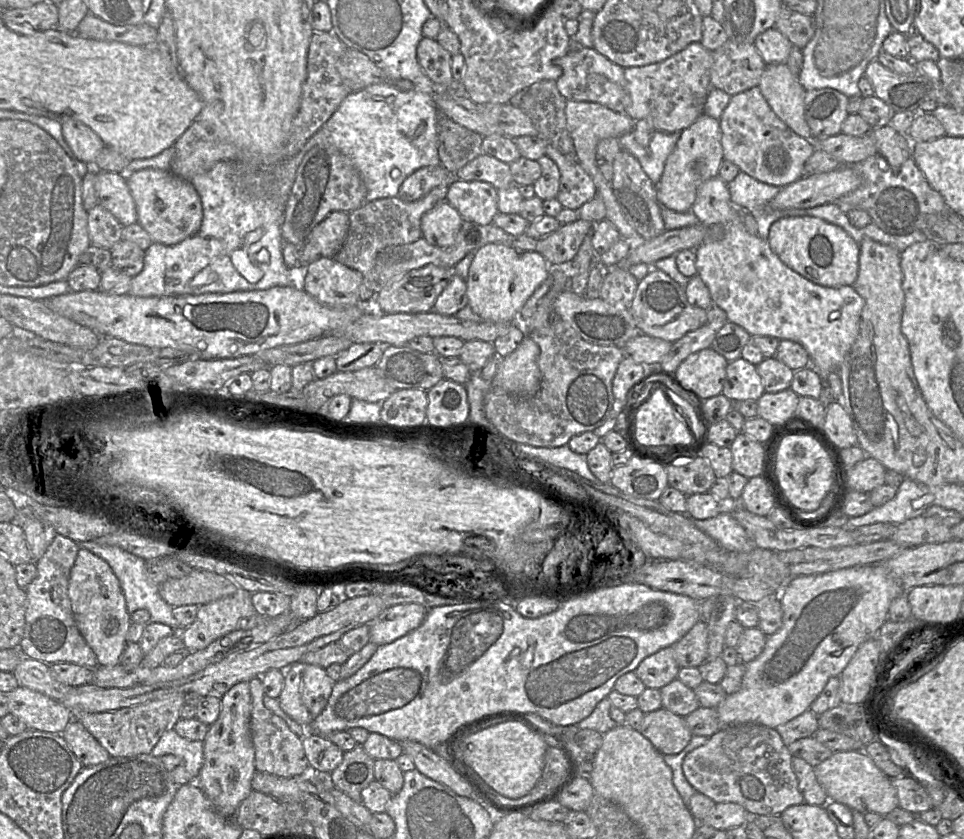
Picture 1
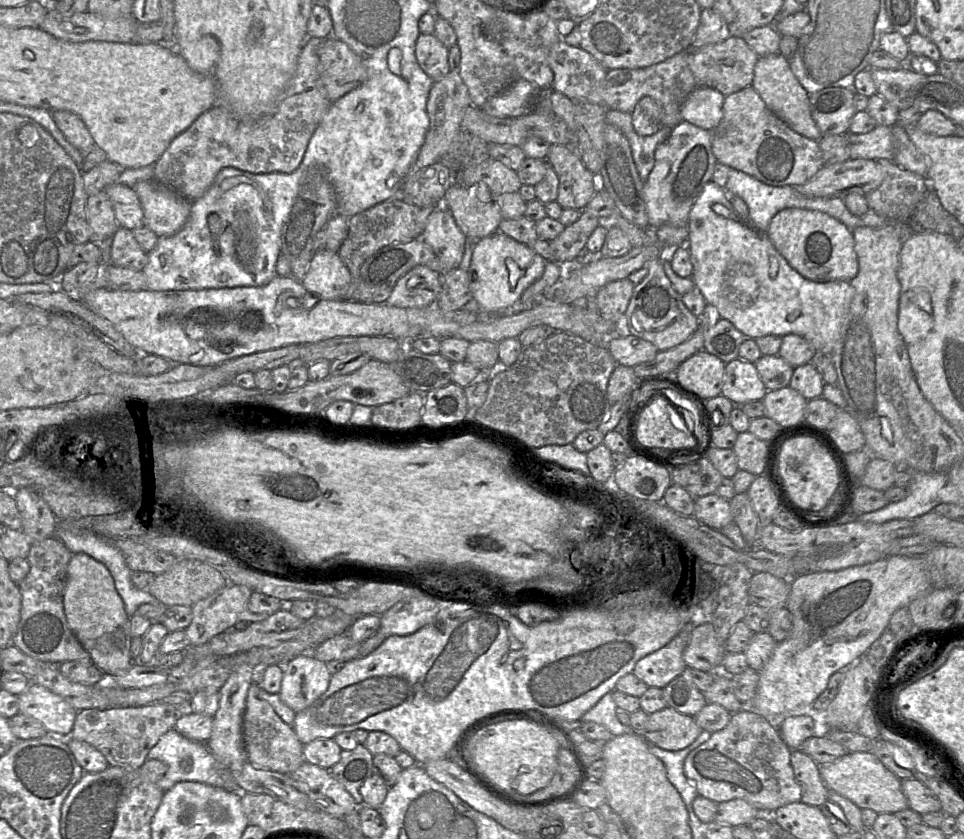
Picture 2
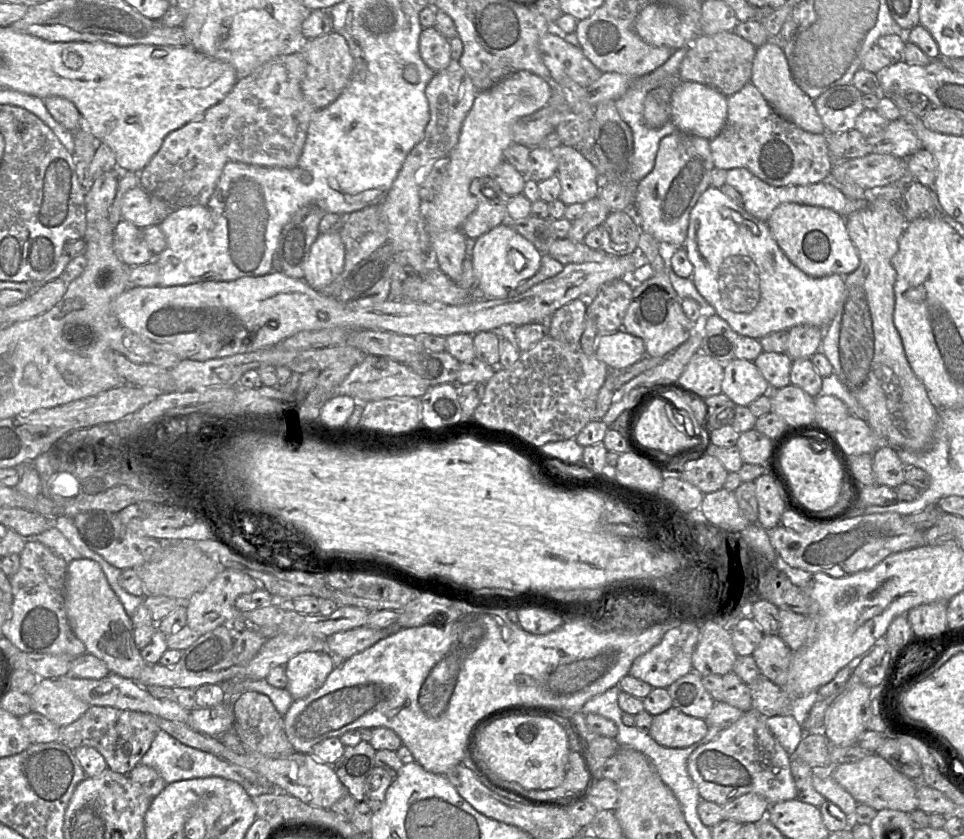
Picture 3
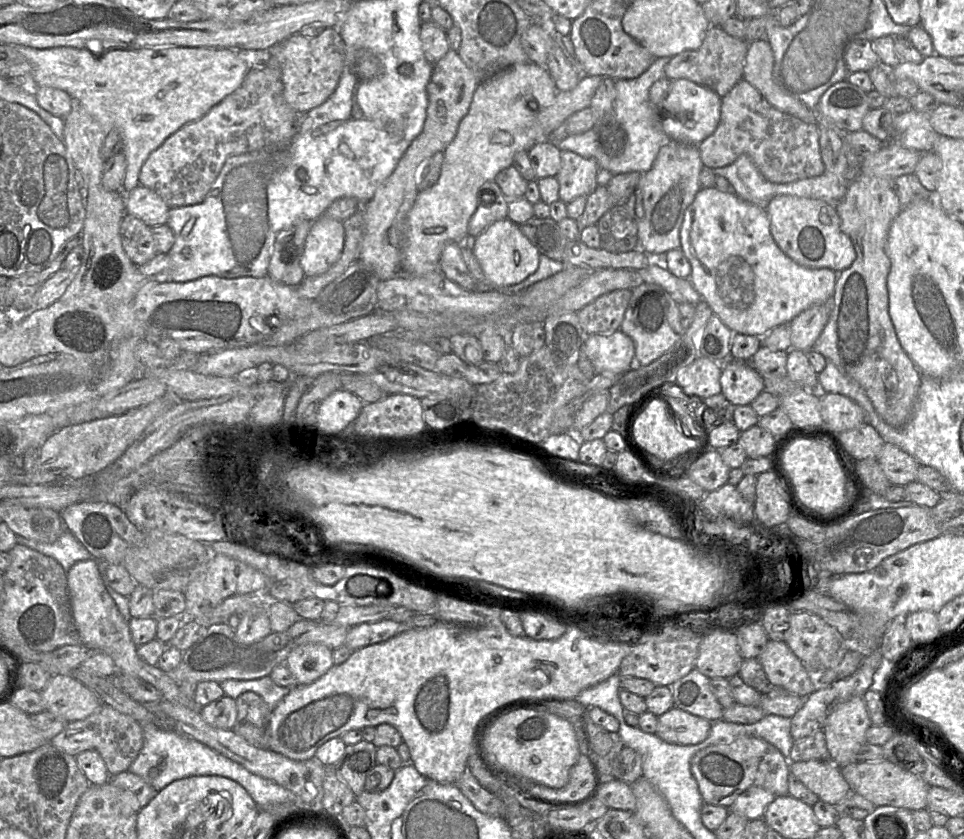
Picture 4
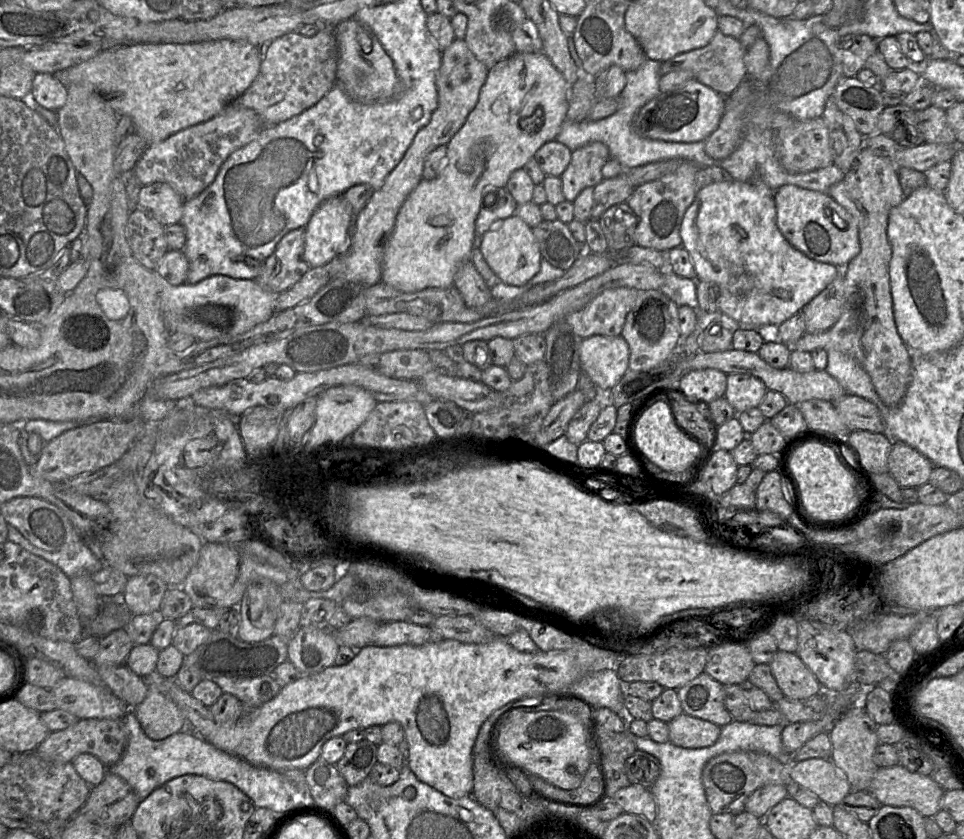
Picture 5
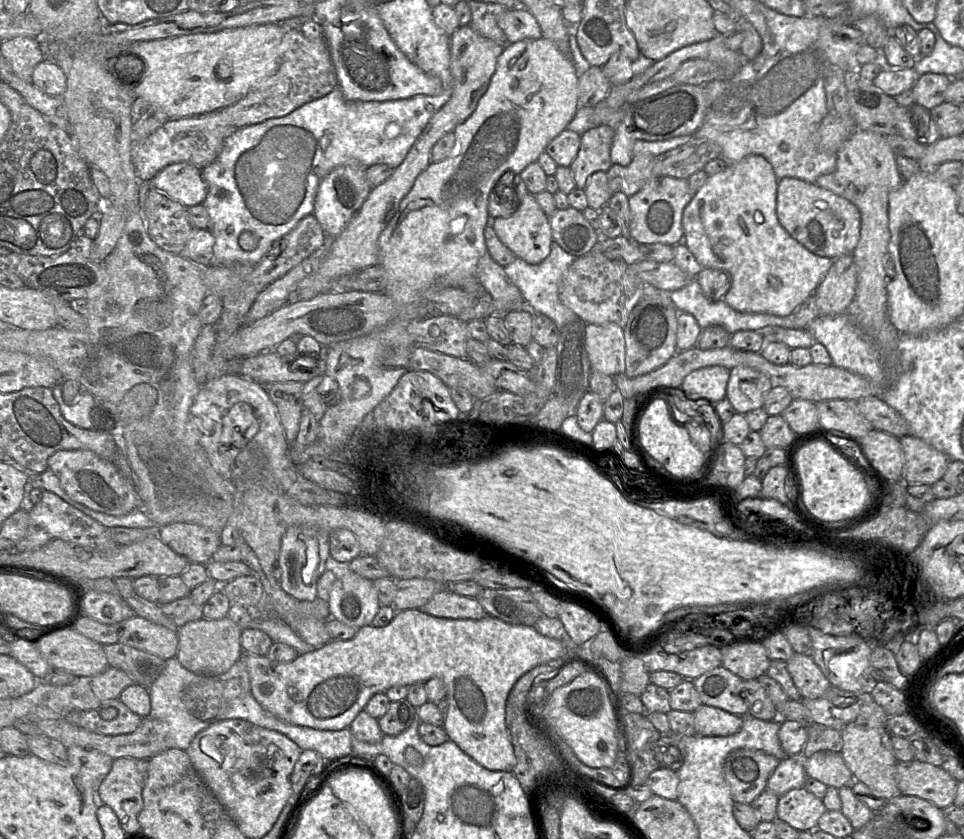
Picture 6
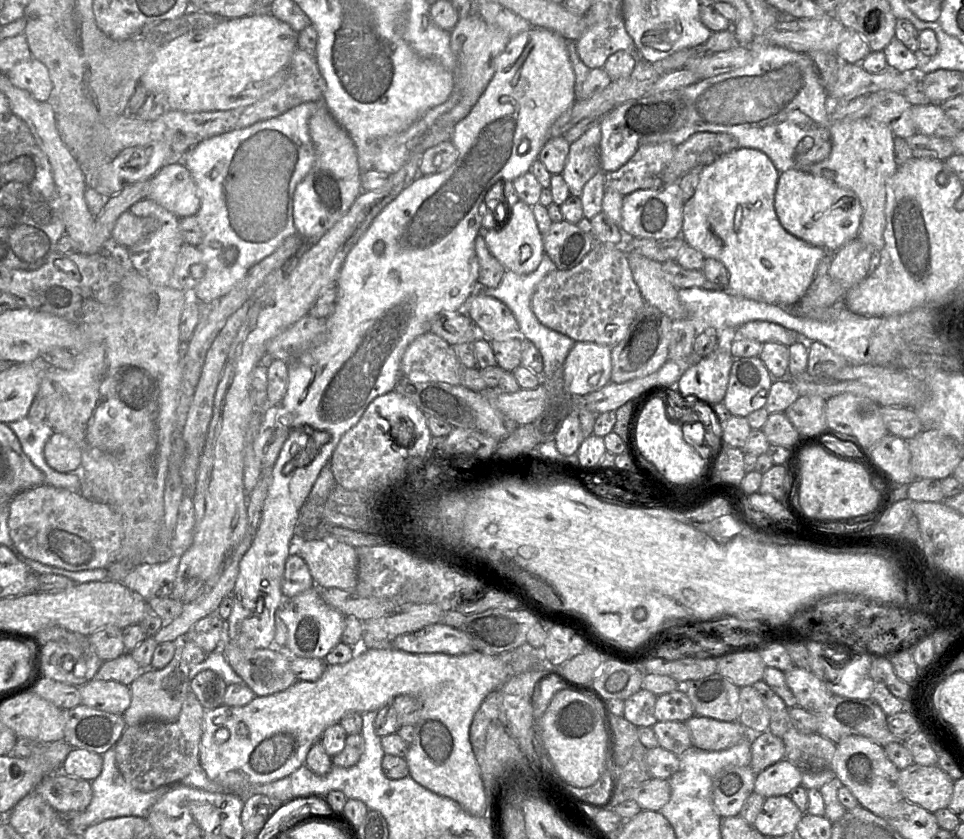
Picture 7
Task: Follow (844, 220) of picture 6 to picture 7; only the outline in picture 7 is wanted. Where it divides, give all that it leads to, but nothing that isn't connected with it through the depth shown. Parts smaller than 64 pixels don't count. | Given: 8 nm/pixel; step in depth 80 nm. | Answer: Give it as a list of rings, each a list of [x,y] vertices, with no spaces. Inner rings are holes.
[[[800,169],[779,173],[774,207],[781,226],[789,234],[830,253],[858,237],[863,216],[860,200],[852,190]]]

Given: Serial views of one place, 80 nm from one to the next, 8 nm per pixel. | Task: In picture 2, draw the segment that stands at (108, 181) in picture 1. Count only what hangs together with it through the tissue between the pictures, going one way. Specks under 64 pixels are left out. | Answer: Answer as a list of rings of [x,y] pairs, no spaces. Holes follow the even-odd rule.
[[[114,182],[105,187],[120,227],[134,230],[144,226],[144,213],[136,192],[129,186]]]

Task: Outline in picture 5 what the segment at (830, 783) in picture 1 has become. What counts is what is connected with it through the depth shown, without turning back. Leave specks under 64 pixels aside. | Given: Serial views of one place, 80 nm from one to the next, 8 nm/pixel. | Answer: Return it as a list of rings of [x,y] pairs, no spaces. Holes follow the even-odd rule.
[[[901,765],[878,768],[867,791],[881,805],[910,807],[917,810],[924,817],[934,817],[941,809],[941,798],[944,794],[942,787],[929,775],[911,772]]]

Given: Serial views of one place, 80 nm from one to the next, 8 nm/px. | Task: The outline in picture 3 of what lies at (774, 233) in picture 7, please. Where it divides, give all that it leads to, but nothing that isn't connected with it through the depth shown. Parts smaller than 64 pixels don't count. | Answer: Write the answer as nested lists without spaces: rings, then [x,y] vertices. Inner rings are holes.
[[[709,186],[692,208],[684,249],[693,265],[691,279],[696,289],[741,336],[760,339],[797,325],[826,329],[837,314],[844,276],[811,277],[802,272],[779,248],[767,222],[748,213],[719,188]]]

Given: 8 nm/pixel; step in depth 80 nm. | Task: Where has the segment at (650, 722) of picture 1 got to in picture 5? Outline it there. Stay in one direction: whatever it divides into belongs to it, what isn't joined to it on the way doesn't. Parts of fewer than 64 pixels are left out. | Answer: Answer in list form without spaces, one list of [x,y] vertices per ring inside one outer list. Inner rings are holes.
[[[685,713],[667,723],[669,742],[682,748],[704,748],[719,738],[721,727]]]

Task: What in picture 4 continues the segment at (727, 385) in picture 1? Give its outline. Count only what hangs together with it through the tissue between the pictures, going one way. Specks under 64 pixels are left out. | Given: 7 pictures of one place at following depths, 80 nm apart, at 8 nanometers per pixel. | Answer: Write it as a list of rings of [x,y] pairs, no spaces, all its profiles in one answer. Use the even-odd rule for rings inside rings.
[[[728,359],[720,364],[721,394],[733,405],[750,405],[766,389],[763,376],[749,362]]]

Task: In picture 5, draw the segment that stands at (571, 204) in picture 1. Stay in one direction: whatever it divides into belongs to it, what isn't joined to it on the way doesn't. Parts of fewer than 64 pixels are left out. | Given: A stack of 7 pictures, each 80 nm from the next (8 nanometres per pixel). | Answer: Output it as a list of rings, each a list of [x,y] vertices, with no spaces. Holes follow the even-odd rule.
[[[591,142],[572,151],[571,161],[560,176],[565,200],[573,202],[583,189],[598,185],[603,180],[602,167],[609,158],[609,148],[602,142]]]

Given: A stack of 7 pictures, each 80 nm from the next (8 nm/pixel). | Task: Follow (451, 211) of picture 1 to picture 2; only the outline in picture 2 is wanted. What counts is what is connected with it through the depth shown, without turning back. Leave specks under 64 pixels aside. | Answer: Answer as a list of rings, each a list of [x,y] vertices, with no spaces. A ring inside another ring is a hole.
[[[438,207],[428,217],[422,239],[438,257],[442,275],[459,267],[468,238],[446,207]]]

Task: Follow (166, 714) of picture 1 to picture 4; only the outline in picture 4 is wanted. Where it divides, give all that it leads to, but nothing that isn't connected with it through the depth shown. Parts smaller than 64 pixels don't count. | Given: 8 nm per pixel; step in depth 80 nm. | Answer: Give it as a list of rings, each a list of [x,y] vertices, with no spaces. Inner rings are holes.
[[[102,704],[98,710],[85,719],[69,722],[59,734],[50,740],[50,743],[74,757],[86,750],[98,752],[110,776],[113,776],[127,771],[137,758],[143,748],[144,733],[139,722],[133,717]]]

